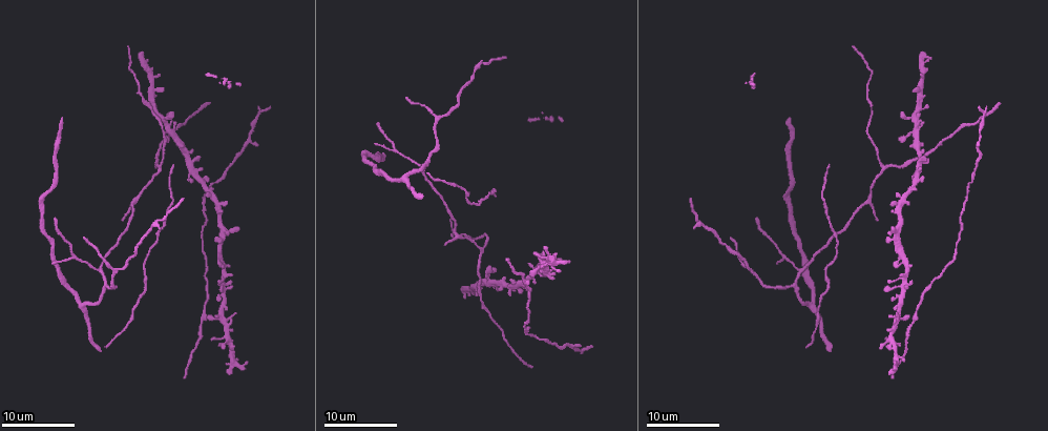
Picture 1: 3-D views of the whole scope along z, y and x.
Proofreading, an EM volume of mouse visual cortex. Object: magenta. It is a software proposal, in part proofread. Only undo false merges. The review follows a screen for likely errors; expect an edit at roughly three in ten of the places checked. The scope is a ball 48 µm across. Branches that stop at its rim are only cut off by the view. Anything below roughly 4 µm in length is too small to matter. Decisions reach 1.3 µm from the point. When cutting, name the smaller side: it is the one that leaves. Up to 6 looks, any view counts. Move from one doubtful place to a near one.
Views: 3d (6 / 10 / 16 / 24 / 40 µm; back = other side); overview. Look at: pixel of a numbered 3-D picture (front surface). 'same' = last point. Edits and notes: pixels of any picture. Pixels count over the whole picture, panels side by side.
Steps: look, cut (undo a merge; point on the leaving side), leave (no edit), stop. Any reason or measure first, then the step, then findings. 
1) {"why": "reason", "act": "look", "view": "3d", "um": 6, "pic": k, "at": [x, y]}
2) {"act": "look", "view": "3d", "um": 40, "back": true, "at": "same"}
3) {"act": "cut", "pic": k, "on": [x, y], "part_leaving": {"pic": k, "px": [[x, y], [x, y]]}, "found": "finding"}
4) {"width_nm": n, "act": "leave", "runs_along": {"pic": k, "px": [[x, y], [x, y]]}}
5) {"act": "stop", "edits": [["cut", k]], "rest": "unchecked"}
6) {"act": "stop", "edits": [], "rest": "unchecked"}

{"act": "look", "view": "3d", "um": 16, "pic": 1, "at": [933, 149]}

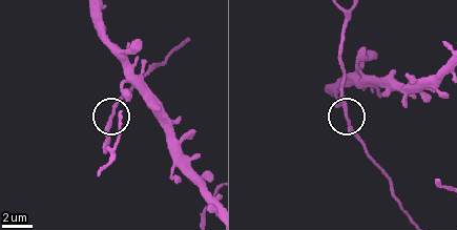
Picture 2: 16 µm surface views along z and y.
{"act": "look", "view": "3d", "um": 16, "back": true, "pic": 2, "at": [346, 120]}

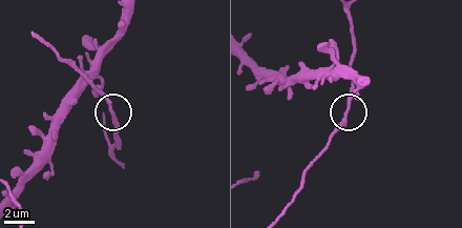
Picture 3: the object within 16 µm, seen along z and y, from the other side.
{"width_nm": 200, "act": "leave", "runs_along": {"pic": 3, "px": [[348, 14], [354, 52], [351, 104], [345, 123], [326, 144]]}, "found": "all the same neuron"}

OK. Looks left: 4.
{"why": "three-way junction", "act": "look", "view": "3d", "um": 10, "pic": 1, "at": [99, 269]}

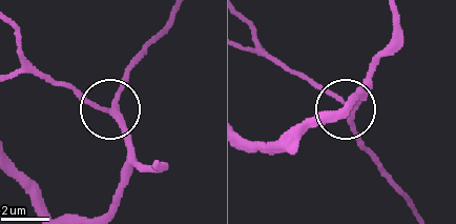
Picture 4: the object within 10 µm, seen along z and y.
{"side_arm_um": 12, "act": "leave", "runs_along": {"pic": 4, "px": [[174, 14], [128, 74], [115, 108], [96, 108], [56, 82]]}, "found": "one neuron here"}

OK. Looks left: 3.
{"why": "two arms at a narrow angle", "act": "look", "view": "3d", "um": 10, "pic": 1, "at": [915, 314]}

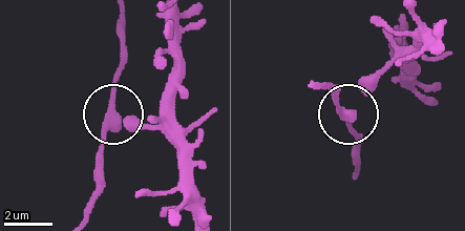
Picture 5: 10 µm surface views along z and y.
{"width_nm": 280, "act": "leave", "found": "continuous, no second neuron"}

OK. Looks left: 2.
{"act": "stop", "edits": [], "rest": "unchecked"}

